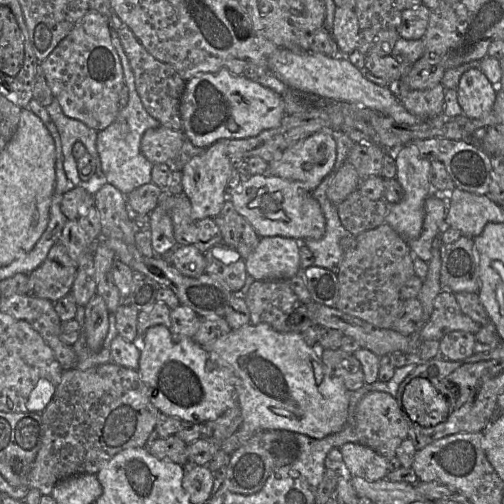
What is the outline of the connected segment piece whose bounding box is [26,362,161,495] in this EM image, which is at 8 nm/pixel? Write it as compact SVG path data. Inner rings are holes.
M109 362L86 370L73 368L63 371L55 394L40 413L44 426L43 441L31 467L26 487L36 488L42 495L49 495L55 485L64 479L80 474L97 474L119 452L146 447L160 414L152 404L150 392L137 370Z

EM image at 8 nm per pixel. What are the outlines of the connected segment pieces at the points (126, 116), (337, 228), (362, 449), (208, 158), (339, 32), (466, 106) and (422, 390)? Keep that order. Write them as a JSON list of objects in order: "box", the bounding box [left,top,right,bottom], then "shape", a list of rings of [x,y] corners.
[{"box":[96,28,161,196],"shape":[[[112,28],[111,41],[123,68],[124,83],[128,88],[128,102],[124,108],[120,109],[116,120],[109,127],[97,132],[96,145],[105,181],[117,188],[124,196],[128,196],[134,189],[152,182],[151,171],[153,164],[146,159],[141,151],[141,139],[146,130],[157,128],[161,124],[149,115],[144,108],[136,90],[135,76],[129,60],[116,31]]]},{"box":[301,172,349,273],"shape":[[[333,172],[326,176],[312,192],[325,218],[325,232],[320,239],[305,239],[301,245],[305,245],[312,252],[314,257],[312,266],[327,268],[336,273],[344,253],[341,240],[349,233],[338,218],[336,206],[326,195],[332,177]]]},{"box":[340,443,389,481],"shape":[[[345,443],[340,447],[344,466],[354,477],[368,481],[385,479],[389,460],[359,443]]]},{"box":[181,142,233,219],"shape":[[[215,142],[205,148],[200,155],[193,157],[181,169],[183,193],[189,198],[192,206],[192,217],[195,219],[213,218],[217,216],[225,201],[226,186],[233,167],[231,160],[224,152],[222,142]]]},{"box":[331,6,359,57],"shape":[[[345,6],[336,7],[331,36],[345,57],[357,49],[359,30],[354,10]]]},{"box":[456,68,497,119],"shape":[[[477,68],[464,72],[456,88],[463,116],[474,119],[486,116],[495,102],[497,87]]]},{"box":[402,378,447,426],"shape":[[[414,378],[405,387],[402,403],[412,422],[434,426],[447,414],[447,402],[427,379]]]}]

